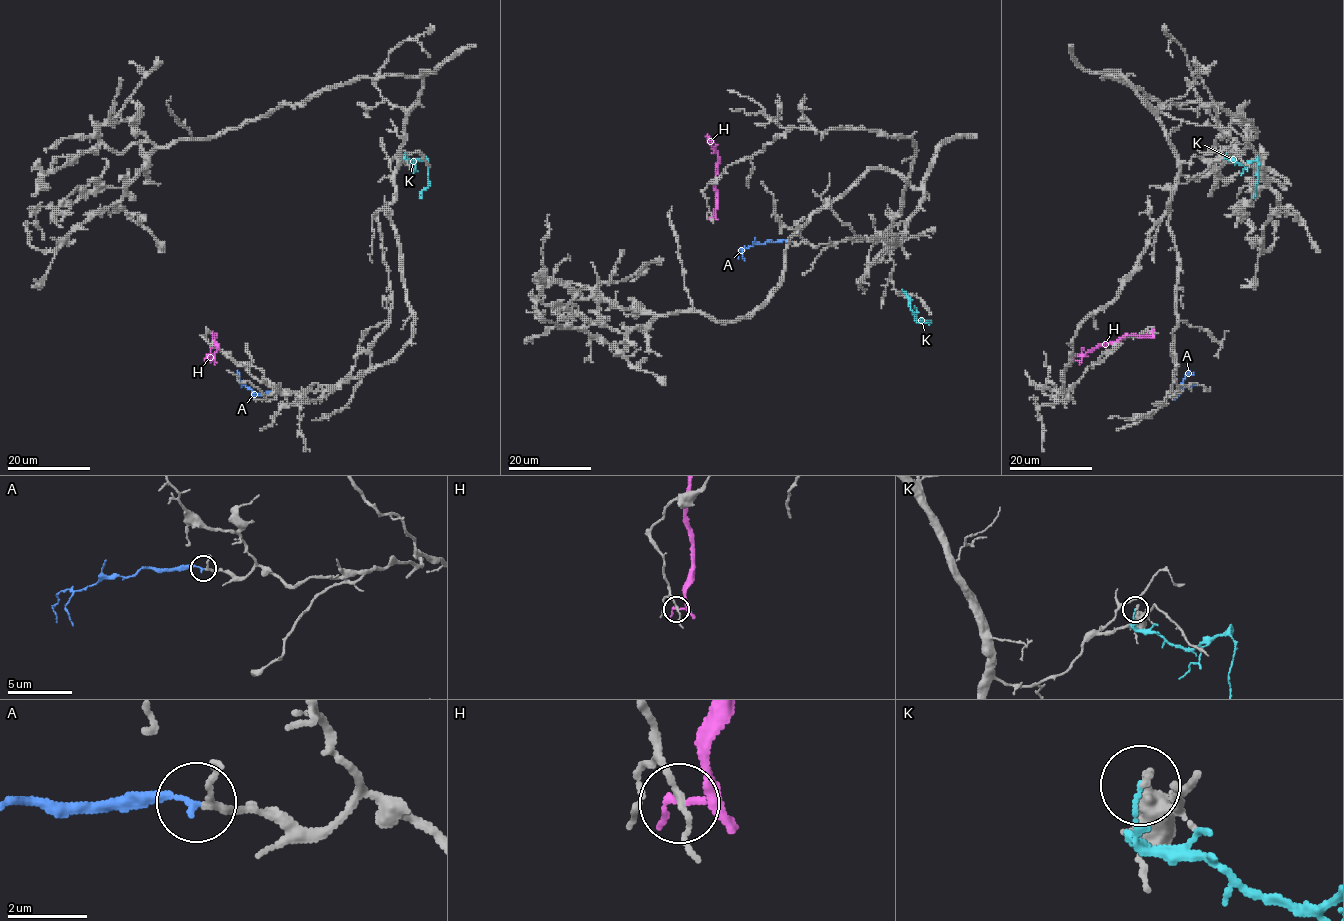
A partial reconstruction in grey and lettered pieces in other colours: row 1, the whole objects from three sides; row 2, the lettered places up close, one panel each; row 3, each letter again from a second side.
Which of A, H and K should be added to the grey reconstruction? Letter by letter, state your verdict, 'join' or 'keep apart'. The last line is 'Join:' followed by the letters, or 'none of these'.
A: join
H: keep apart
K: keep apart
Join: A

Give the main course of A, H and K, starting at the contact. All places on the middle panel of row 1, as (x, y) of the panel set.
A: (786, 241), (756, 243), (739, 249), (739, 259)
H: (712, 216), (715, 215), (718, 153), (704, 136)
K: (907, 291), (911, 311), (918, 321), (931, 322), (920, 318)

